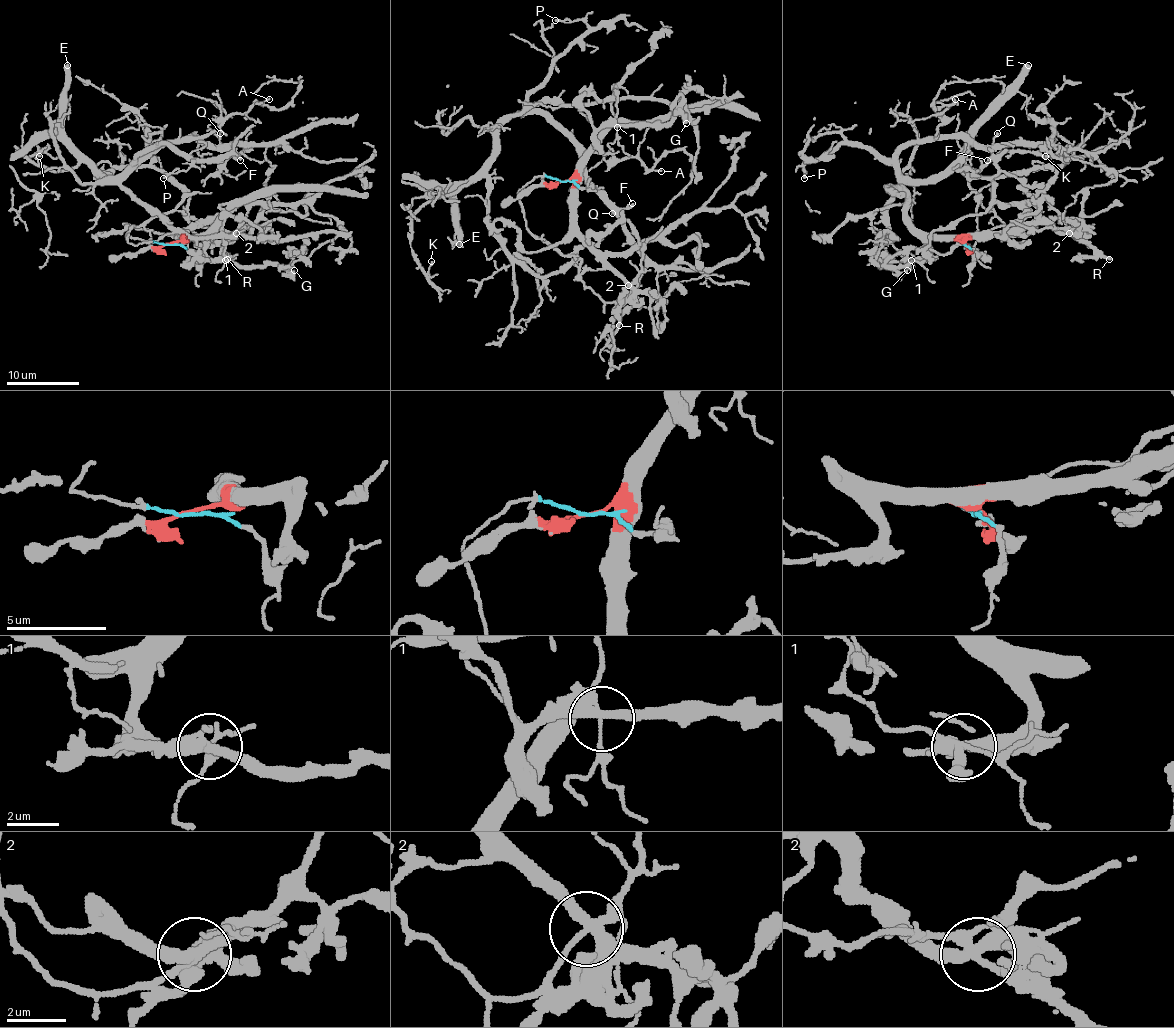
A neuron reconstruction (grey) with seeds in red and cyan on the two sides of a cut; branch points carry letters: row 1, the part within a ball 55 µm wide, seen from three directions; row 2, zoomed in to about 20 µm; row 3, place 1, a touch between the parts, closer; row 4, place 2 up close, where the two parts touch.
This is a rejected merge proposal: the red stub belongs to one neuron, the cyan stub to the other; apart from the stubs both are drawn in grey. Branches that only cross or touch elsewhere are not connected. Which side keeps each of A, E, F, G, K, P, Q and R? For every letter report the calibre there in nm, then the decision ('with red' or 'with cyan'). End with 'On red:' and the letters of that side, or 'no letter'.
A: 130 nm thick; with cyan
E: 550 nm thick; with cyan
F: 200 nm thick; with cyan
G: 300 nm thick; with red
K: 150 nm thick; with cyan
P: 140 nm thick; with cyan
Q: 130 nm thick; with cyan
R: 260 nm thick; with red
On red: G, R

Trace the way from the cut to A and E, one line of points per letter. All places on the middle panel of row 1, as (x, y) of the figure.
A: (562, 181), (518, 192), (533, 234), (575, 254), (533, 275), (488, 214), (506, 121), (544, 112), (661, 170)
E: (562, 181), (518, 196), (526, 226), (575, 254), (558, 272), (511, 255), (484, 177), (455, 190), (459, 244)

